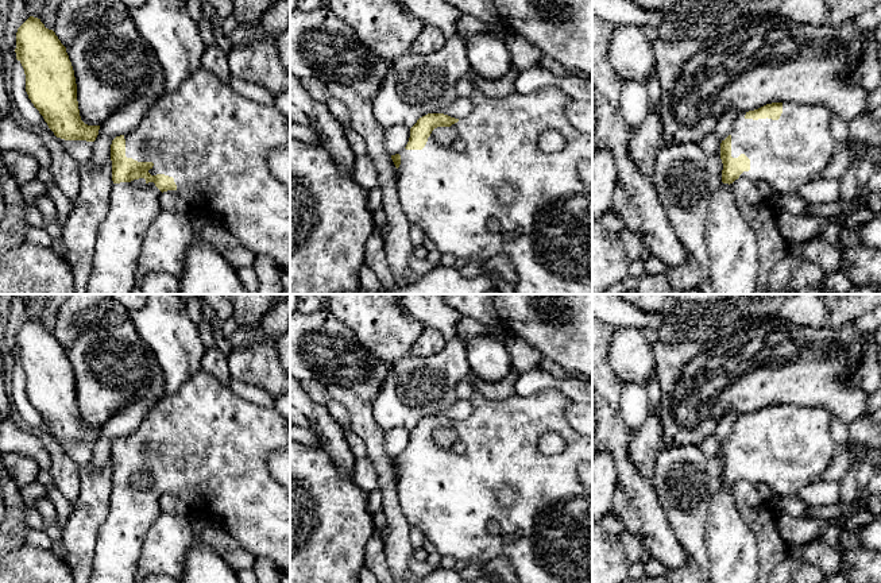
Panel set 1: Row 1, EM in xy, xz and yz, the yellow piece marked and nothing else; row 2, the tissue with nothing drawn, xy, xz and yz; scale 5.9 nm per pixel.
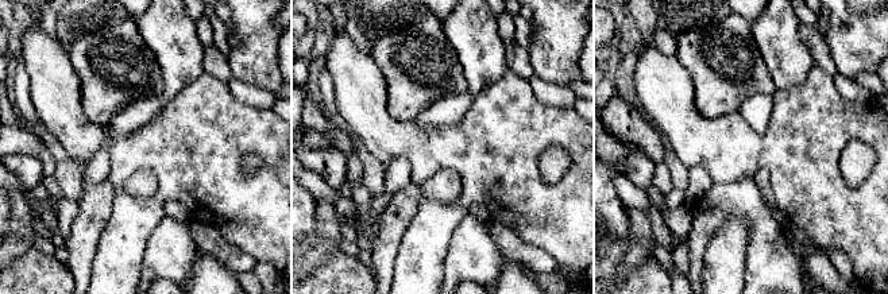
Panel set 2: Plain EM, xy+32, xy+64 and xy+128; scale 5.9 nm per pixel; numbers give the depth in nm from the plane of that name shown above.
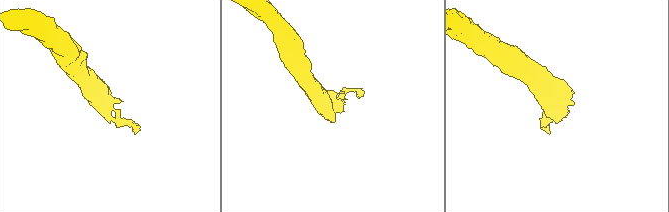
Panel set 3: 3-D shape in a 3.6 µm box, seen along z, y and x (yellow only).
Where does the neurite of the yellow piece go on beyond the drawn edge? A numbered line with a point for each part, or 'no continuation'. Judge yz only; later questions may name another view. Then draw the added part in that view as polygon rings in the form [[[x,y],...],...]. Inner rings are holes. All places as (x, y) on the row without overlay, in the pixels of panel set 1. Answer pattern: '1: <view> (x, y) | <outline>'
1: yz (787, 455) | [[[783,405],[778,422],[746,421],[746,414],[739,414],[731,431],[731,459],[745,456],[750,462],[750,472],[739,480],[766,483],[773,494],[793,497],[803,487],[820,476],[831,464],[838,449],[830,429],[831,413],[823,406]]]

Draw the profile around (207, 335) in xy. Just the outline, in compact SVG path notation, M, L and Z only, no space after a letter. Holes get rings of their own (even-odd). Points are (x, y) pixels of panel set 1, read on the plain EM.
M202 318L202 321L200 323L198 328L198 333L201 337L201 341L206 348L215 348L216 347L216 339L215 339L215 333L212 331L212 324L206 320Z

